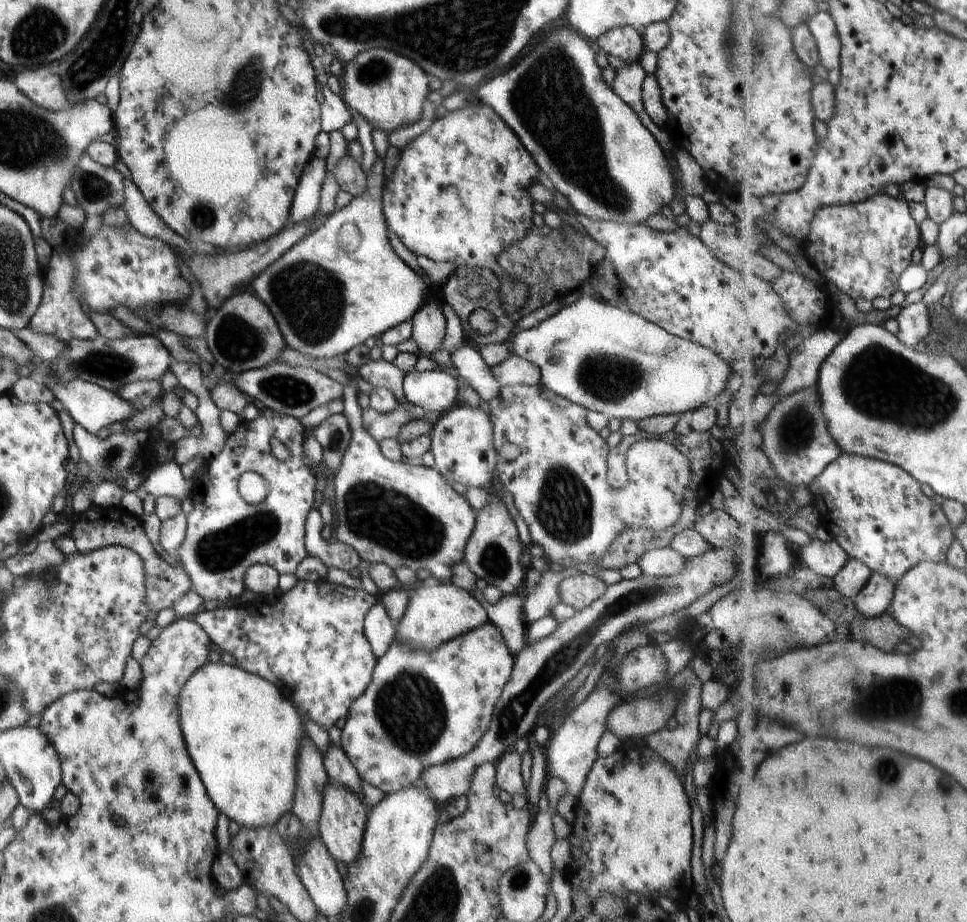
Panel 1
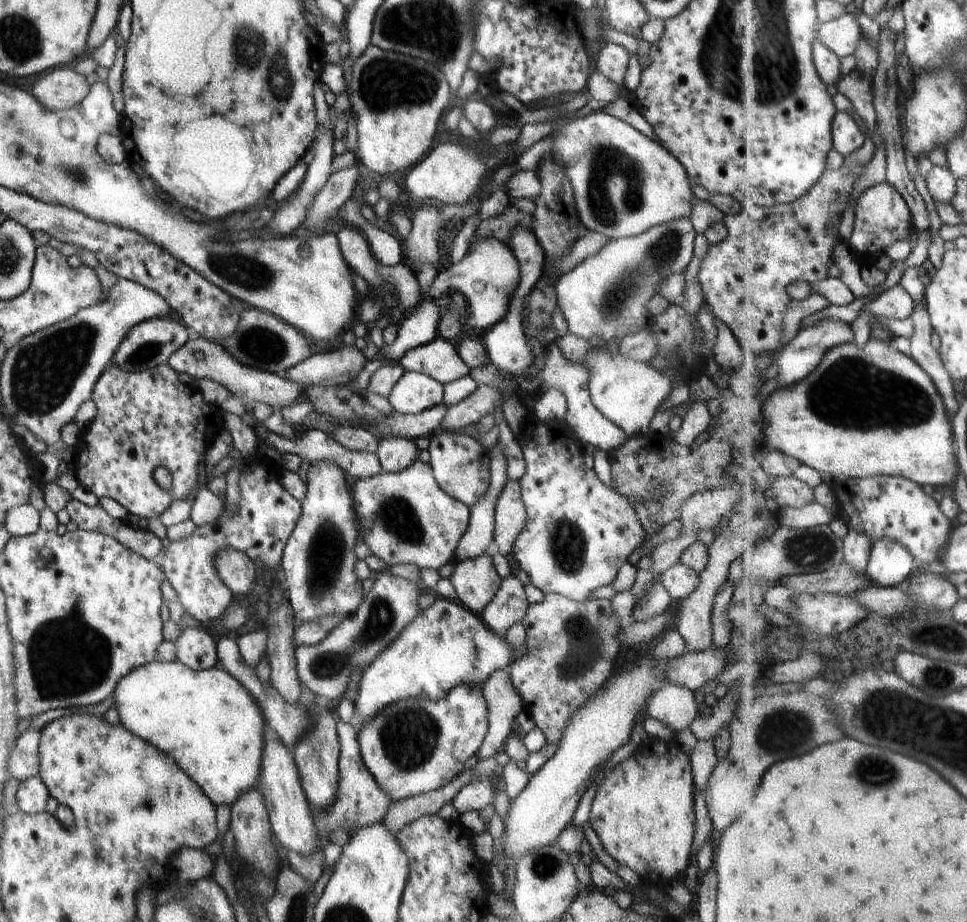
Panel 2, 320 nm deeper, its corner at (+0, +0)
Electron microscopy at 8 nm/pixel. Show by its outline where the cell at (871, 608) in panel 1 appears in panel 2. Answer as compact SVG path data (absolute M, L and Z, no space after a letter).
M890 538L875 542L867 575L876 587L896 587L919 570L912 552Z

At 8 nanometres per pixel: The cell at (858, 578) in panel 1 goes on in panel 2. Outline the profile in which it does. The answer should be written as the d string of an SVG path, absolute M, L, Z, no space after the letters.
M851 528L845 536L844 563L850 564L856 572L867 574L870 564L873 547L875 546L874 538L864 534L864 530L854 530Z

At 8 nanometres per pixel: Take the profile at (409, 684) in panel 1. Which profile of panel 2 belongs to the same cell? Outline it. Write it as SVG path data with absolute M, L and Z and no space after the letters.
M462 684L462 686L452 688L448 692L448 696L441 700L435 700L434 698L404 698L404 700L398 700L398 702L394 702L394 704L390 704L390 706L386 706L383 710L380 710L372 720L362 722L360 733L357 735L362 761L368 773L374 778L376 785L380 786L380 788L388 794L390 800L397 802L419 796L420 794L439 790L446 786L450 780L453 780L456 776L460 776L460 774L466 770L464 764L466 764L472 756L477 755L488 730L488 706L486 706L486 700L484 700L484 696L482 696L482 687L483 686L476 686L476 684Z

